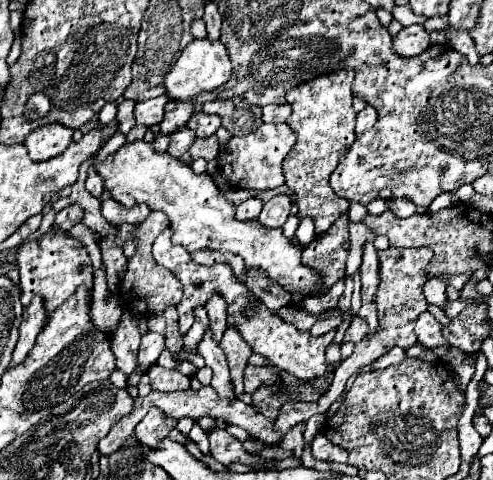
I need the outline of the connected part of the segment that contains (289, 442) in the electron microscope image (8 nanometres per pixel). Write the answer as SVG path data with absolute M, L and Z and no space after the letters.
M297 424L297 426L293 426L293 428L285 434L285 438L283 438L283 442L281 442L281 448L291 450L295 458L301 458L303 448L305 448L303 432L305 432L305 424Z

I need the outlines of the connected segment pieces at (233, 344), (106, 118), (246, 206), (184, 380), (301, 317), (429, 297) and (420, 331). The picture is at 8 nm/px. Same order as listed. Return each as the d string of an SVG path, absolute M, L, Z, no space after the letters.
M235 328L225 330L223 340L219 342L219 346L225 350L227 360L229 360L229 368L231 368L231 382L237 394L243 394L243 370L247 366L247 358L253 354L251 348L241 340L239 332Z
M108 102L98 114L98 121L101 124L109 124L117 116L117 102Z
M249 198L247 202L243 202L243 204L237 206L235 218L237 220L255 220L255 218L259 218L261 208L263 208L263 202L259 198Z
M153 364L149 368L151 388L159 392L175 392L175 390L189 390L191 378L183 376L179 370L165 370L159 364Z
M292 306L280 308L275 312L273 311L273 313L286 322L295 325L301 332L308 332L318 319L318 315L309 314Z
M429 278L425 282L425 288L423 288L423 294L425 294L425 300L427 304L435 304L439 306L441 310L445 308L445 302L447 302L447 294L445 294L445 288L447 284L439 278Z
M429 312L421 314L415 326L419 344L427 346L427 348L437 348L437 346L449 346L447 340L443 340L443 326L435 320L435 316L431 316Z

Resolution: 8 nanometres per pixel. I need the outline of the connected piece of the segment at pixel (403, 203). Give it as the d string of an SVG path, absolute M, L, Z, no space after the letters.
M395 198L395 200L391 200L391 202L389 202L389 210L391 210L391 212L395 212L395 216L409 218L409 216L413 216L413 214L415 214L417 206L415 206L411 200L407 200L407 198Z

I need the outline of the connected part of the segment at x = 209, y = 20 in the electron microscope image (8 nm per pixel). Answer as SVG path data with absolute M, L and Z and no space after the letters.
M207 2L205 14L203 14L203 22L207 26L207 38L209 40L217 40L219 38L219 28L221 28L221 14L217 10L217 4Z

